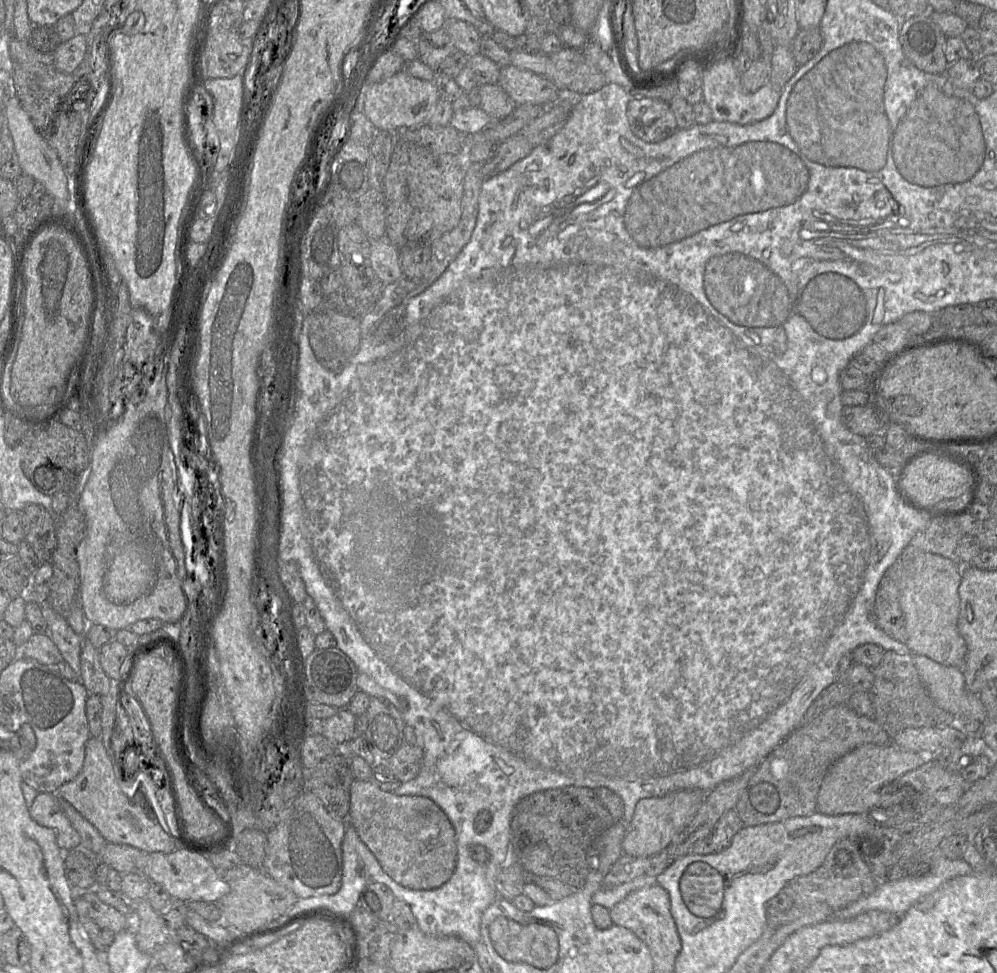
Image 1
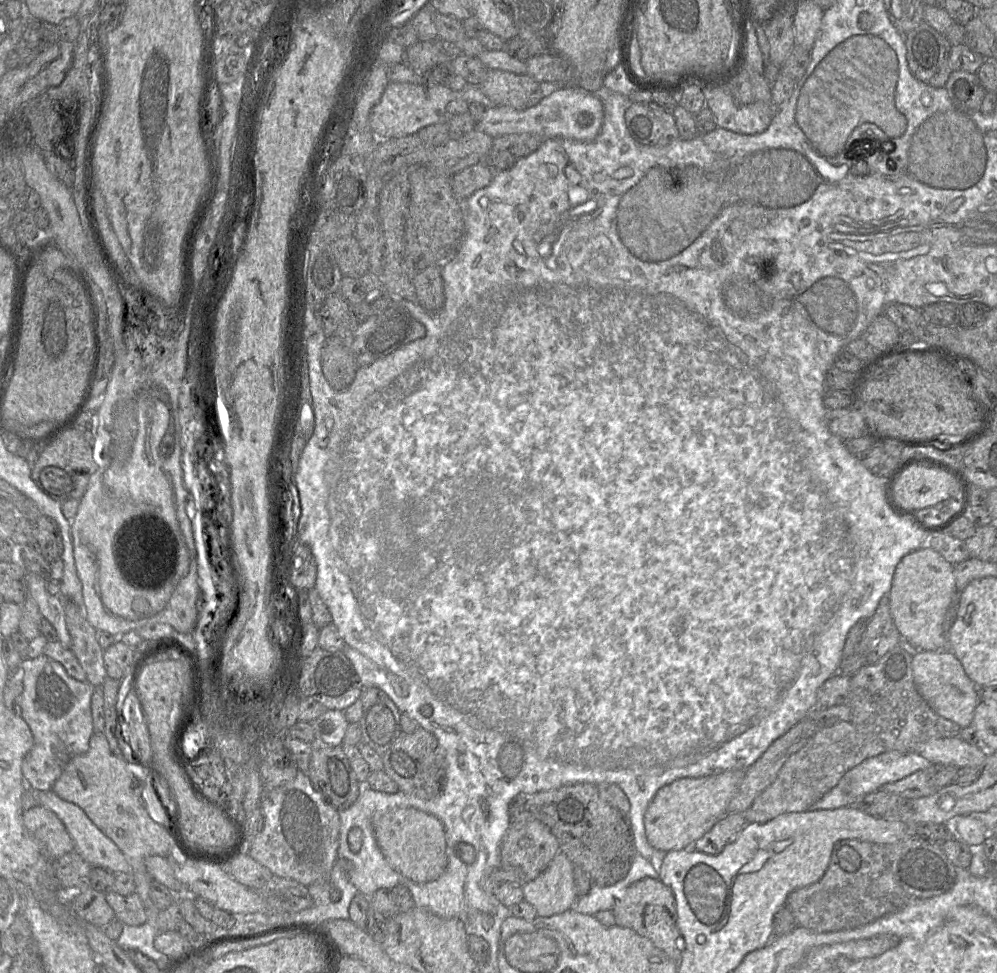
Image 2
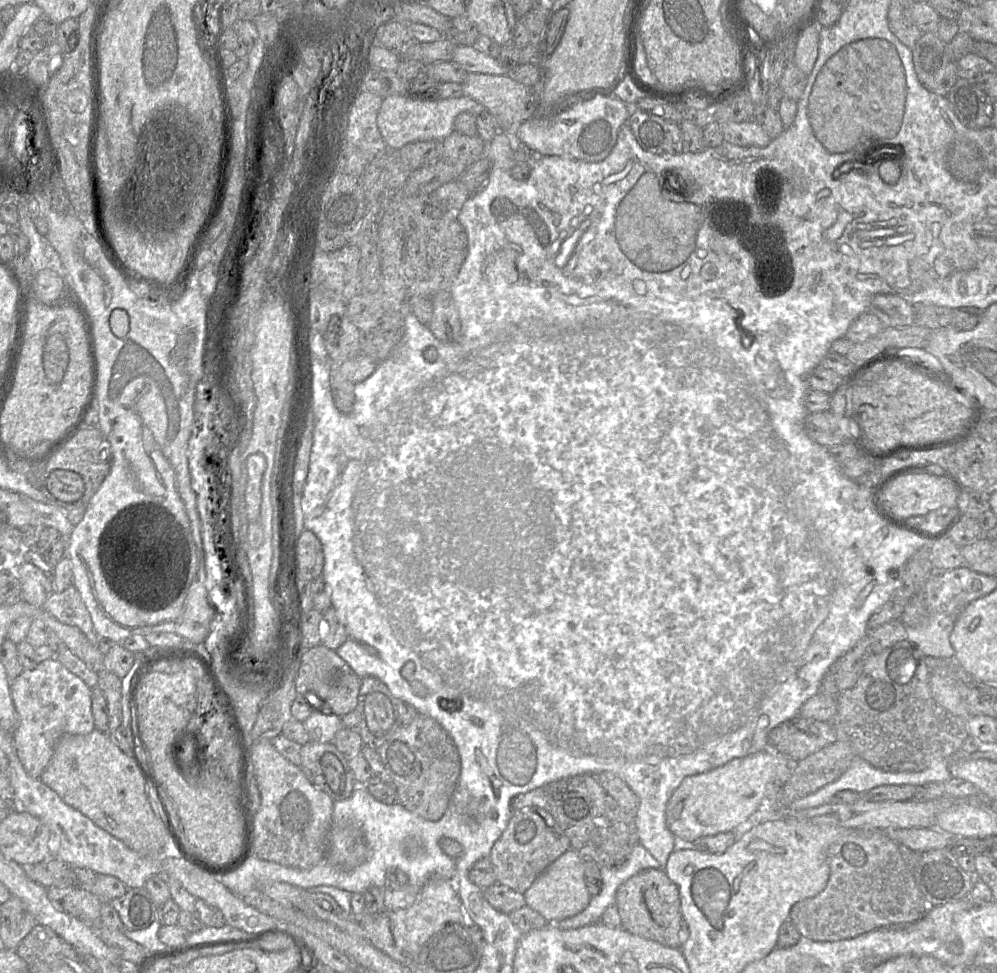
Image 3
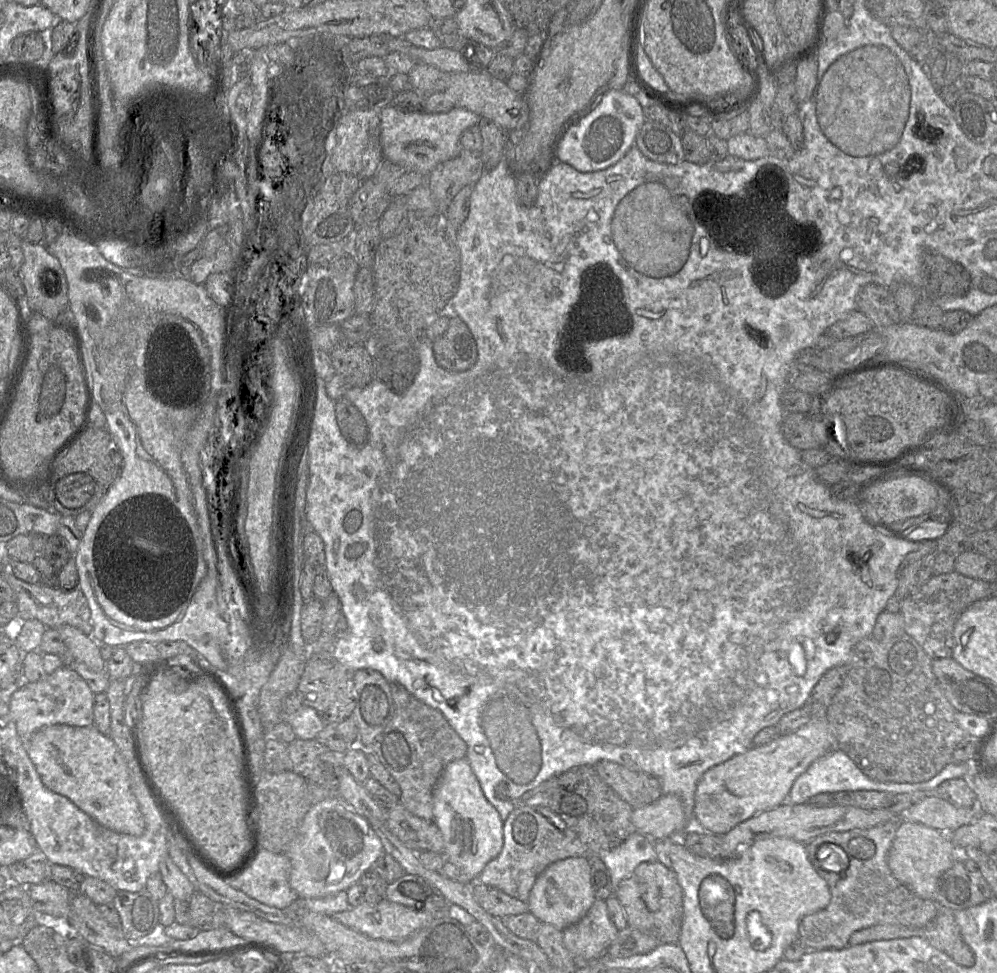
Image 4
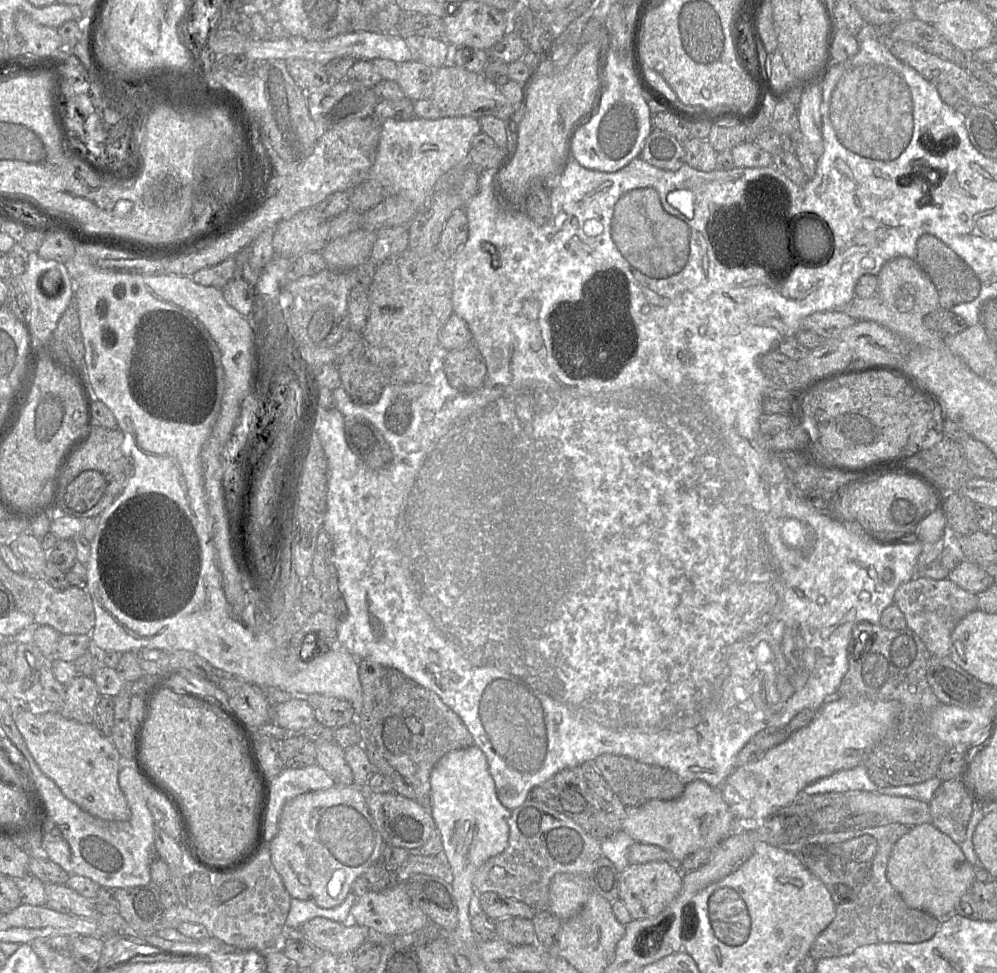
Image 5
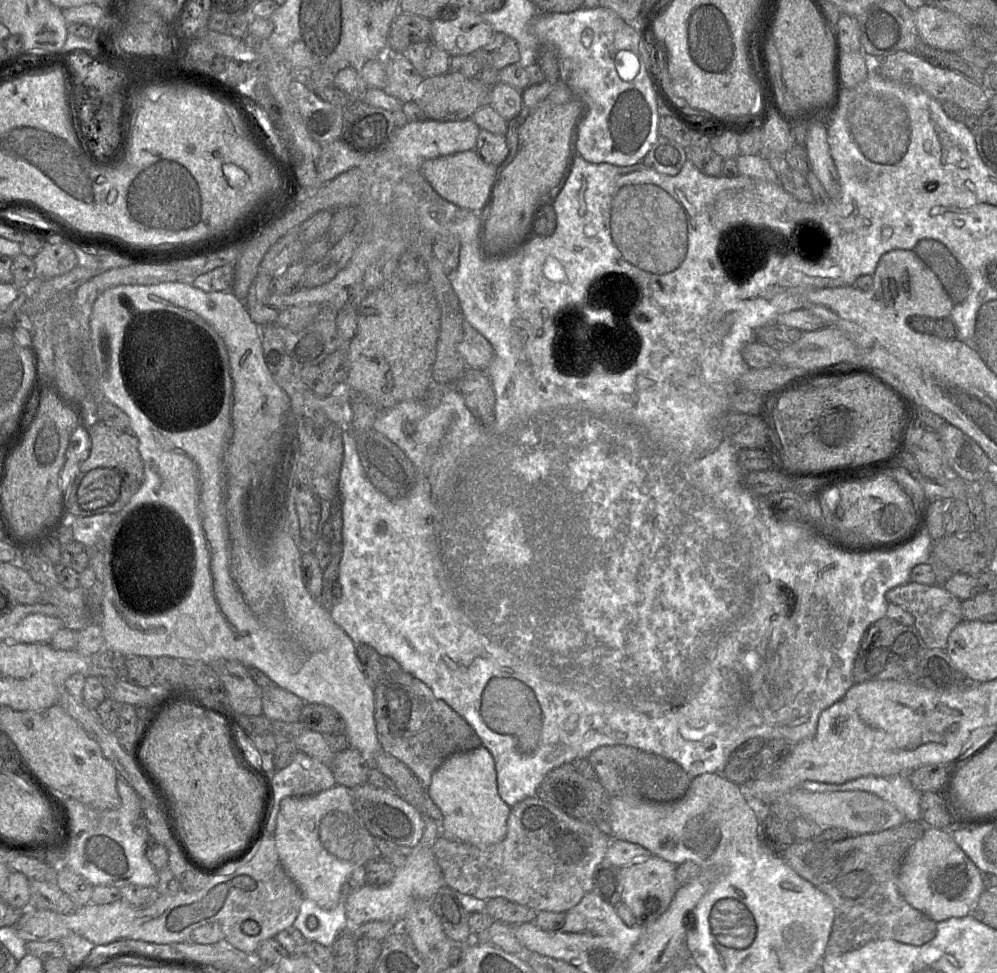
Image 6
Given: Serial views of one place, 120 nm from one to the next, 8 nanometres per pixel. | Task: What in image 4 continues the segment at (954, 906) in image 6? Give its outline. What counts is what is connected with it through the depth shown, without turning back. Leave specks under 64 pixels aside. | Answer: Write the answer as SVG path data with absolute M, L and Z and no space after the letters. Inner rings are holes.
M900 819L900 826L889 850L888 867L894 878L915 895L924 900L933 900L940 876L955 861L965 858L964 849L956 847L947 832Z

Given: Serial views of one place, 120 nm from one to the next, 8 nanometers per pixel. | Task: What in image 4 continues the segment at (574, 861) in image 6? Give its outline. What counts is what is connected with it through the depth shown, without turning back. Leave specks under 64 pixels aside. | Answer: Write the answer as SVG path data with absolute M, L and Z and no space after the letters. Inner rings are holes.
M518 807L504 821L501 852L486 864L478 882L527 902L537 877L550 864L569 857L586 857L587 854L586 846L556 813L545 807Z

